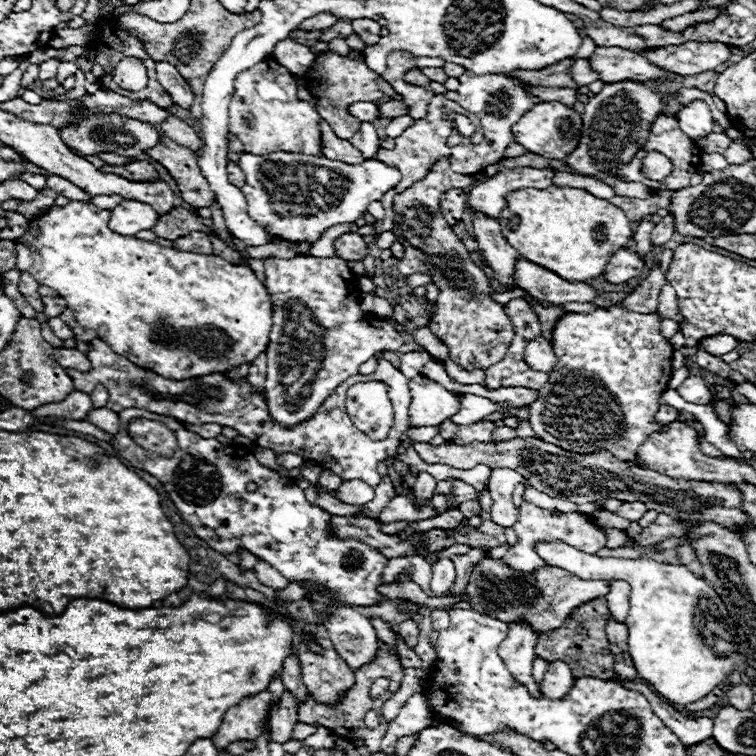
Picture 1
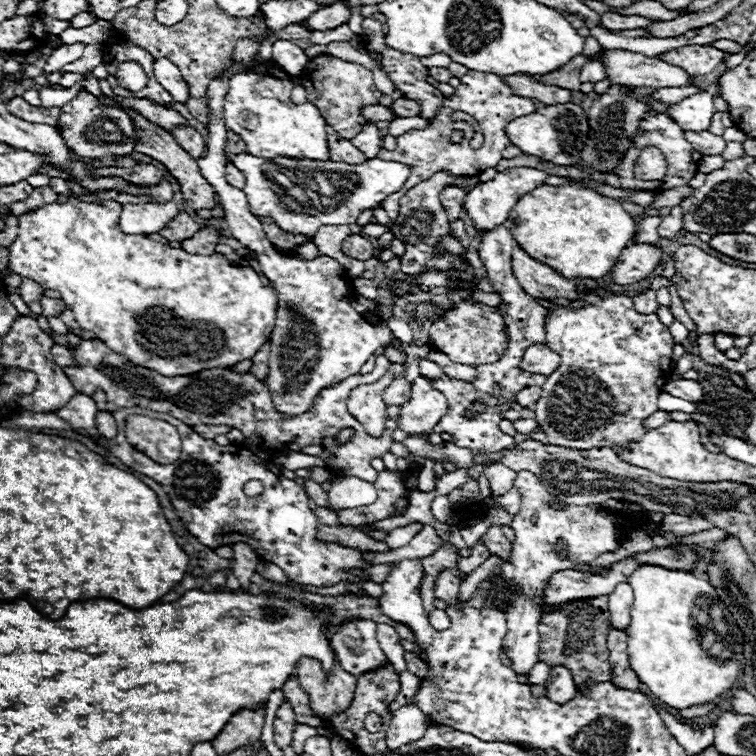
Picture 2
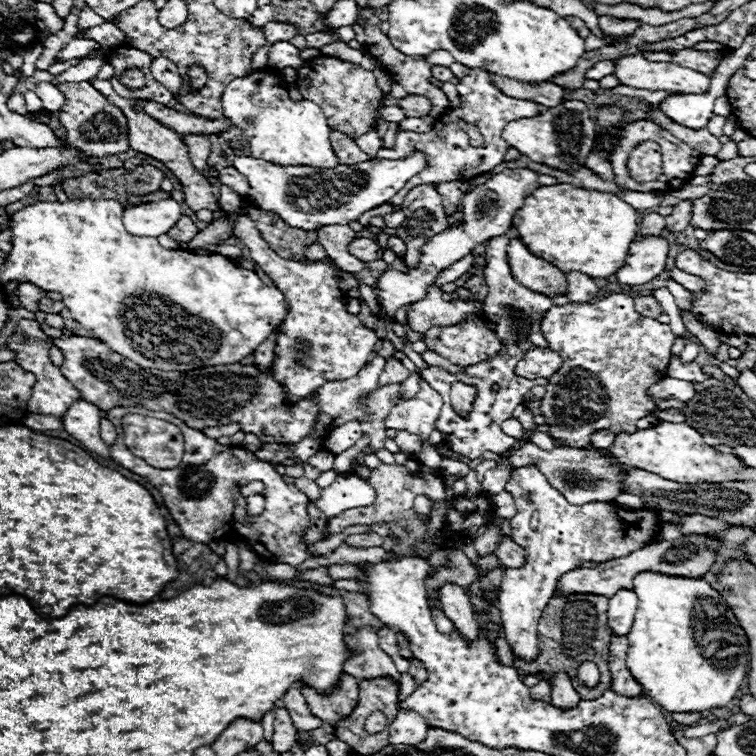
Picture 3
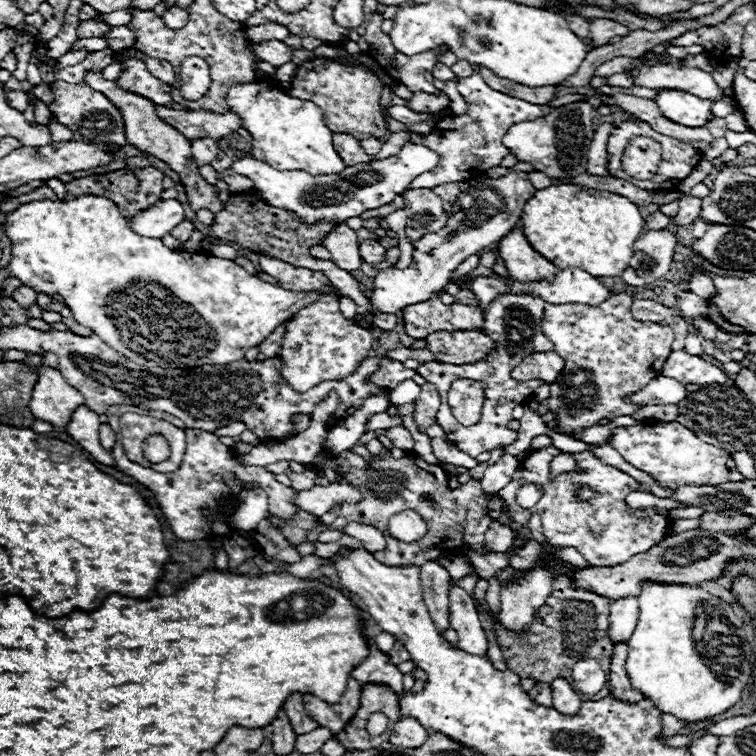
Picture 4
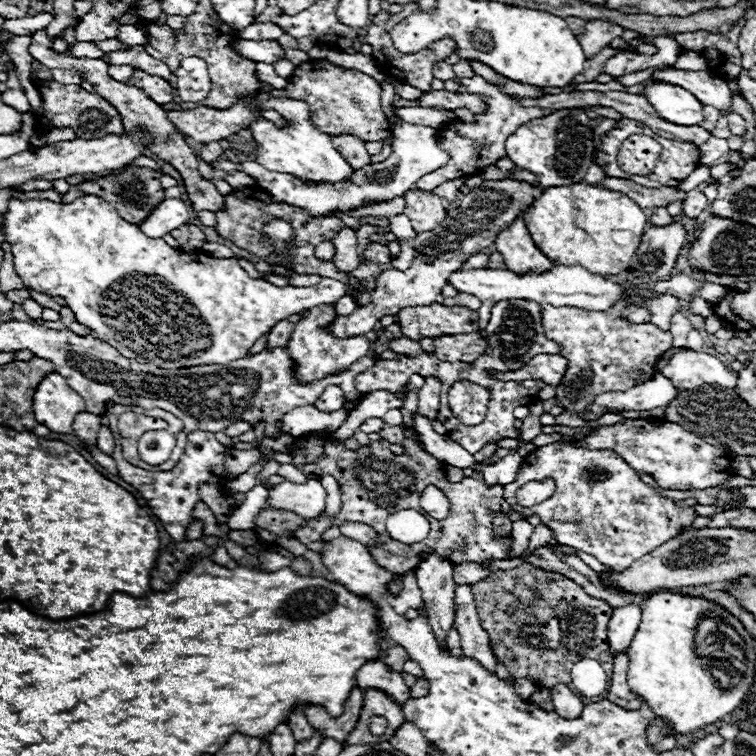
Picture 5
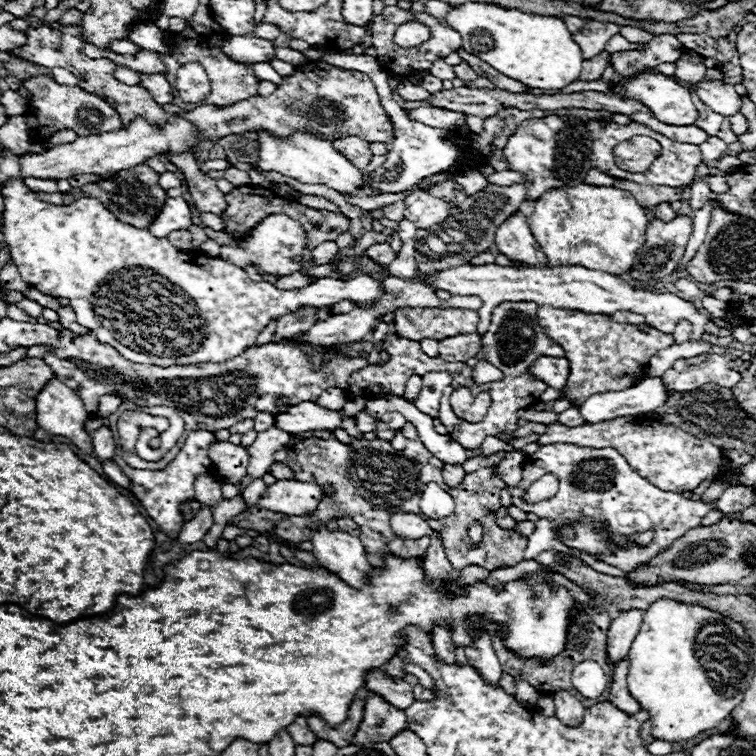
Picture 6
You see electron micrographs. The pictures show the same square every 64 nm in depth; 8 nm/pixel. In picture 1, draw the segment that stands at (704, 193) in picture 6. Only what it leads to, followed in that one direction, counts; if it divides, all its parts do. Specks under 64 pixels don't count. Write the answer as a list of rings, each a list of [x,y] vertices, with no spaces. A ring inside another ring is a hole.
[[[666,216],[666,218],[662,218],[662,222],[656,224],[656,228],[652,230],[652,244],[654,244],[654,248],[666,244],[666,240],[670,240],[672,234],[674,234],[674,220],[672,220],[672,216]]]

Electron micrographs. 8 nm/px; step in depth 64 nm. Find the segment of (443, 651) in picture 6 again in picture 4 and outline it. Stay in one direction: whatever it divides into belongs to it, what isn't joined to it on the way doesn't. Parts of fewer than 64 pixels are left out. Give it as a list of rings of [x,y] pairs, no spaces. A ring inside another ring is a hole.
[[[426,562],[422,566],[422,586],[424,586],[424,602],[428,612],[442,632],[450,626],[448,622],[448,588],[450,588],[450,574],[446,568],[438,566],[436,562]]]

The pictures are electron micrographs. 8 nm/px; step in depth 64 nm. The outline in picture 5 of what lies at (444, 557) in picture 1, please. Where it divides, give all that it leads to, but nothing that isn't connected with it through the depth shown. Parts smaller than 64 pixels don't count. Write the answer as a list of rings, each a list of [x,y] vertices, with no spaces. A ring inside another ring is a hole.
[[[456,586],[456,590],[454,590],[454,606],[456,606],[454,628],[460,634],[464,654],[478,660],[490,672],[494,672],[496,670],[496,658],[494,658],[492,648],[490,648],[488,632],[480,624],[470,586]]]

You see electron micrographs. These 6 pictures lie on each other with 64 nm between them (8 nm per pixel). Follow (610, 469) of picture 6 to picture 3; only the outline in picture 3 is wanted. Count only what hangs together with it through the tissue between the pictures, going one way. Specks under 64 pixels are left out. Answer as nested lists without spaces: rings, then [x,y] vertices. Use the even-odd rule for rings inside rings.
[[[536,468],[514,470],[506,490],[512,492],[518,508],[516,516],[510,518],[510,538],[526,550],[528,560],[520,568],[504,568],[498,608],[502,612],[504,638],[508,640],[512,654],[520,660],[534,660],[538,652],[536,626],[542,610],[552,598],[558,576],[578,568],[582,562],[606,562],[642,548],[654,538],[658,518],[652,510],[626,510],[616,502],[590,502],[584,506],[568,504]],[[534,512],[540,520],[536,530],[530,528],[530,518]]]

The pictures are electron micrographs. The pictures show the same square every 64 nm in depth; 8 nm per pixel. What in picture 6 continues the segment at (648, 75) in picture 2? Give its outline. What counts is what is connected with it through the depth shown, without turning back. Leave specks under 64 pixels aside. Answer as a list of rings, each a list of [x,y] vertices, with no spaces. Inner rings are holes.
[[[700,80],[696,84],[680,82],[690,92],[696,92],[698,98],[708,104],[714,112],[722,116],[732,116],[740,110],[740,94],[736,94],[732,84],[724,84],[720,80]]]

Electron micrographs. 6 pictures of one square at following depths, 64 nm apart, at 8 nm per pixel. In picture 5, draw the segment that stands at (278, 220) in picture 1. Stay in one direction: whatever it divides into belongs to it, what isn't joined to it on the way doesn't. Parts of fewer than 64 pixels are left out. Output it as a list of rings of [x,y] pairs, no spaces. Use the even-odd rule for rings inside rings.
[[[398,120],[398,124],[392,130],[396,136],[396,140],[394,140],[396,148],[388,160],[352,170],[352,176],[348,176],[346,180],[336,182],[336,184],[328,184],[328,182],[312,182],[310,184],[304,180],[296,180],[294,176],[266,170],[256,160],[240,162],[240,164],[224,160],[224,162],[218,162],[218,168],[226,170],[226,172],[228,170],[248,172],[248,176],[254,176],[258,186],[264,188],[272,196],[272,200],[280,200],[282,204],[292,204],[296,208],[298,206],[306,208],[308,212],[312,212],[312,216],[334,216],[336,212],[348,214],[350,210],[364,208],[370,202],[386,202],[386,200],[392,200],[396,196],[404,196],[408,190],[414,188],[418,178],[422,178],[428,172],[438,170],[440,166],[444,166],[448,162],[448,154],[436,146],[438,130],[434,130],[430,126],[406,124],[402,120]]]

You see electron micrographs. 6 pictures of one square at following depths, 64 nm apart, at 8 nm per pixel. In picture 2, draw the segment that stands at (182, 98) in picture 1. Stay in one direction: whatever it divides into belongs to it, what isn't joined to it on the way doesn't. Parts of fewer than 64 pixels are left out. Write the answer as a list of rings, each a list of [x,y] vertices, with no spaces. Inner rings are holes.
[[[160,58],[154,62],[154,76],[164,86],[164,90],[174,96],[176,102],[180,102],[180,104],[188,102],[188,98],[190,98],[188,84],[184,82],[180,70],[168,58]]]

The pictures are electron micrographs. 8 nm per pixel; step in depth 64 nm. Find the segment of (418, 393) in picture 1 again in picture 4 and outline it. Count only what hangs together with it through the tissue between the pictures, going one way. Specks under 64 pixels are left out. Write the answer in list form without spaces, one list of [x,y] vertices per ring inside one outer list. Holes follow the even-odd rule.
[[[430,382],[422,384],[422,392],[414,402],[414,424],[420,432],[426,432],[436,422],[438,408],[440,408],[438,390]],[[382,412],[382,414],[376,414],[376,416],[372,416],[372,418],[368,420],[368,424],[366,424],[366,432],[368,432],[368,430],[392,428],[392,426],[402,426],[402,416],[400,416],[400,414],[390,416],[390,414]]]

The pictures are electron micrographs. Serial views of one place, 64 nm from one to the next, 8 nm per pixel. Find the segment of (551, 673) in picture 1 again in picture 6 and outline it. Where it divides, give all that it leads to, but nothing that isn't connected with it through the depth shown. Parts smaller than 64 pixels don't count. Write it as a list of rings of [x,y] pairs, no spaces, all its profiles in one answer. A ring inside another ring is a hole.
[[[554,692],[552,694],[554,698],[554,704],[556,704],[556,718],[562,720],[564,724],[580,724],[582,716],[584,716],[584,706],[578,698],[574,698],[570,692]]]

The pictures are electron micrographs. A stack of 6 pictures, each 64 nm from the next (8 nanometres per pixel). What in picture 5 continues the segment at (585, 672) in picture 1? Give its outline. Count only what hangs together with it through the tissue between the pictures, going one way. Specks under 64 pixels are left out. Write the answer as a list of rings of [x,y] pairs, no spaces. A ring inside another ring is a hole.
[[[520,564],[512,570],[496,570],[488,578],[472,584],[472,594],[480,622],[490,636],[492,648],[496,650],[498,660],[502,660],[504,666],[508,668],[510,676],[530,678],[544,688],[552,688],[558,682],[570,686],[570,668],[582,658],[598,660],[604,666],[606,674],[610,676],[614,658],[610,652],[606,630],[608,620],[612,616],[612,608],[606,604],[606,600],[596,600],[594,596],[588,596],[584,588],[578,586],[574,580],[568,580],[566,576],[560,576],[556,572],[546,572],[528,564]],[[532,588],[540,592],[538,602],[530,606],[530,612],[514,612],[514,616],[510,616],[510,610],[514,610],[510,600],[512,598],[526,600],[526,594]],[[550,618],[558,618],[560,622],[560,642],[556,648],[552,650],[540,648],[542,636],[532,638],[520,636],[520,628],[524,624],[544,628]]]

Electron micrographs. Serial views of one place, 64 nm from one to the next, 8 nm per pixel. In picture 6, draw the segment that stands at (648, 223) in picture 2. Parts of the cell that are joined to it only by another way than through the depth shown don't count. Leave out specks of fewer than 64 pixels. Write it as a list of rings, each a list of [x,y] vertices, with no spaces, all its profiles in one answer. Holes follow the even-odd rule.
[[[658,204],[658,206],[654,208],[654,218],[668,222],[668,220],[674,220],[676,214],[674,214],[674,210],[670,208],[670,204]]]

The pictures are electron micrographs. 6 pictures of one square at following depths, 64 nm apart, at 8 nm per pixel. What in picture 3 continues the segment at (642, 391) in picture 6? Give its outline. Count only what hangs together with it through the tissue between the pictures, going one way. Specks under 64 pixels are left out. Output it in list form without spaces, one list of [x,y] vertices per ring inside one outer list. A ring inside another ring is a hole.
[[[666,376],[664,380],[660,380],[658,384],[654,384],[650,388],[650,394],[660,400],[660,398],[672,398],[672,400],[692,400],[696,396],[696,388],[692,382],[686,382],[686,380],[676,380],[676,378],[670,378]]]

